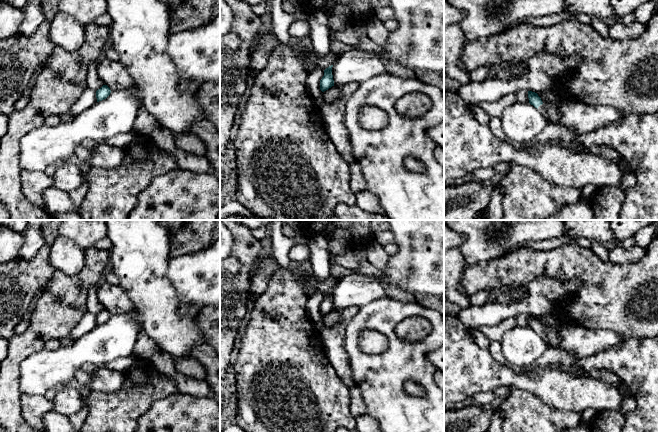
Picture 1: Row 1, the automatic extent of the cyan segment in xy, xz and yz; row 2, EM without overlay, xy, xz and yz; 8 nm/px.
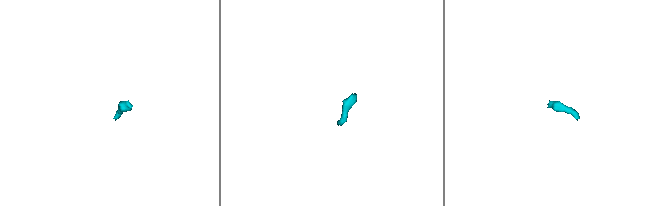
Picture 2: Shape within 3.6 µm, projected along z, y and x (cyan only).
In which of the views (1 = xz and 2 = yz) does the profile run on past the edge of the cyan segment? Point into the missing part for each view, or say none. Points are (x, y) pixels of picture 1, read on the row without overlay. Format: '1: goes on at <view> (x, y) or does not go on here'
1: does not go on here
2: goes on at yz (541, 332)

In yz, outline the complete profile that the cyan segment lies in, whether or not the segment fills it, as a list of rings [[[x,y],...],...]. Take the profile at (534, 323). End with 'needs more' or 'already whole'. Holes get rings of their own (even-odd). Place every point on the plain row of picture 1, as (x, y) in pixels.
[[[528,315],[528,322],[529,322],[529,327],[533,329],[535,332],[537,332],[541,336],[541,338],[546,342],[546,344],[549,346],[545,330],[541,322],[538,320],[538,318],[532,315]]] | needs more

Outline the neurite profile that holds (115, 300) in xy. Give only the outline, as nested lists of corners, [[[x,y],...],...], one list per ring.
[[[104,279],[100,282],[98,298],[111,315],[128,313],[133,309],[130,298],[125,291],[117,285],[111,285]]]

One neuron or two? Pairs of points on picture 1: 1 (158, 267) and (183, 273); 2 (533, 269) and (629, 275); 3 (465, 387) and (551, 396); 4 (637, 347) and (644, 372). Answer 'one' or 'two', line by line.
1: two
2: one
3: one
4: one

